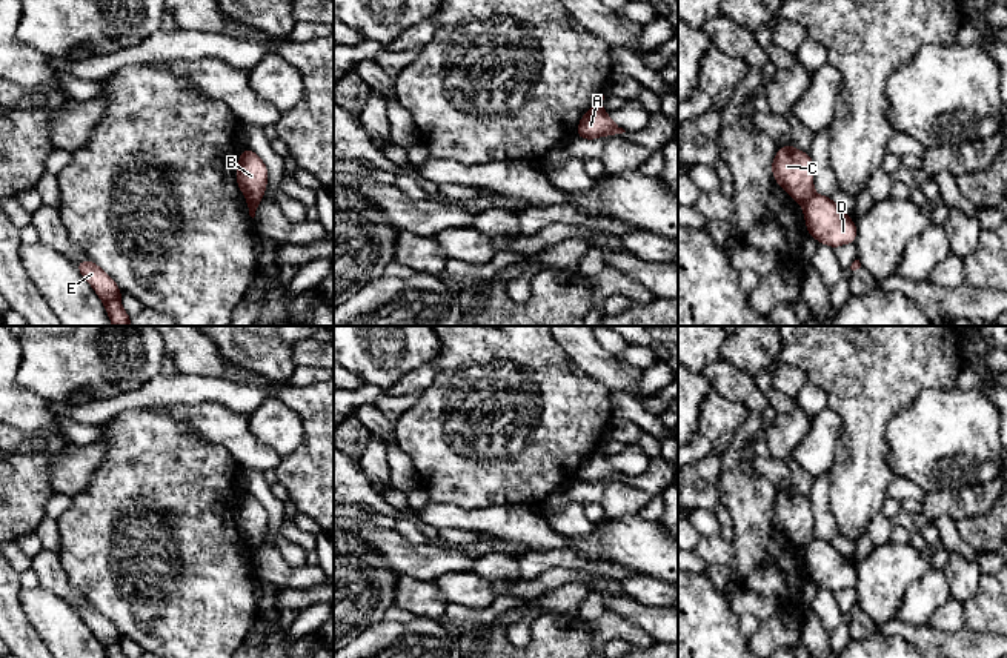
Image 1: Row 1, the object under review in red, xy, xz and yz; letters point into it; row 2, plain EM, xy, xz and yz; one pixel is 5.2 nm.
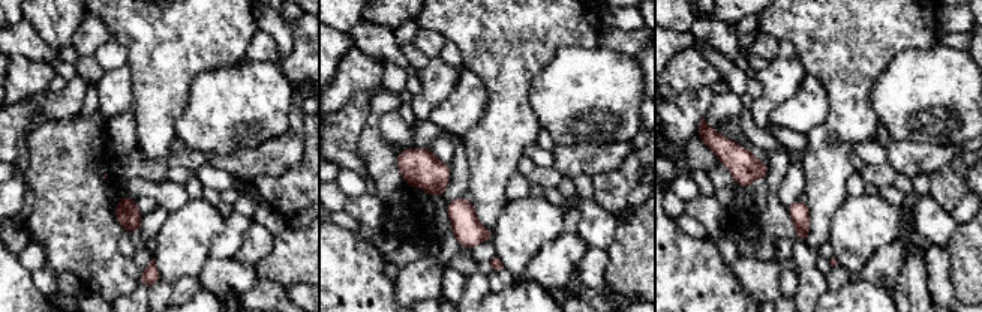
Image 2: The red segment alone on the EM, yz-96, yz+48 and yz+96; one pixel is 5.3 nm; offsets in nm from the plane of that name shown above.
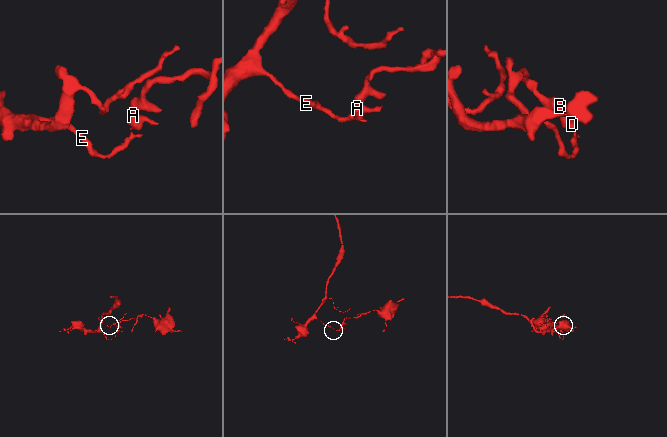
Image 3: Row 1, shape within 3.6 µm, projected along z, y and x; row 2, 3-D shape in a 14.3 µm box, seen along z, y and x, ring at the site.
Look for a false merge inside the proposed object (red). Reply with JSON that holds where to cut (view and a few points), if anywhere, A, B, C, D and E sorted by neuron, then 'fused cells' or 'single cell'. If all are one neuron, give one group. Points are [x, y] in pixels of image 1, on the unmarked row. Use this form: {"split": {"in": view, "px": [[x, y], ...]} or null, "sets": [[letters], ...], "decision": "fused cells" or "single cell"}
{"split": {"in": "yz", "px": [[814, 538], [803, 549]]}, "sets": [["A", "D", "E"], ["B", "C"]], "decision": "fused cells"}

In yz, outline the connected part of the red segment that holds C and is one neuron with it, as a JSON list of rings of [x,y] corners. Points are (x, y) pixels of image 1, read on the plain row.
[[[792,489],[781,490],[773,503],[775,526],[799,549],[813,540],[813,506]]]

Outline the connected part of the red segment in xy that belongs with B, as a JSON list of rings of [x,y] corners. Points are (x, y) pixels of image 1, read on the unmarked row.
[[[249,492],[241,495],[237,510],[237,527],[248,546],[258,547],[266,533],[268,512]]]

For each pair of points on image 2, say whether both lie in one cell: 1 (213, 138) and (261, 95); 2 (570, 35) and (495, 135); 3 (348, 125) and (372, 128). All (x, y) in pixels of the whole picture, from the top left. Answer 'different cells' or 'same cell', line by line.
1: same cell
2: same cell
3: different cells

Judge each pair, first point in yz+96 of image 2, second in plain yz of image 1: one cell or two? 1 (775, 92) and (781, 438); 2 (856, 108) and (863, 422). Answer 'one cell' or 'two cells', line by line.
1: one cell
2: one cell

